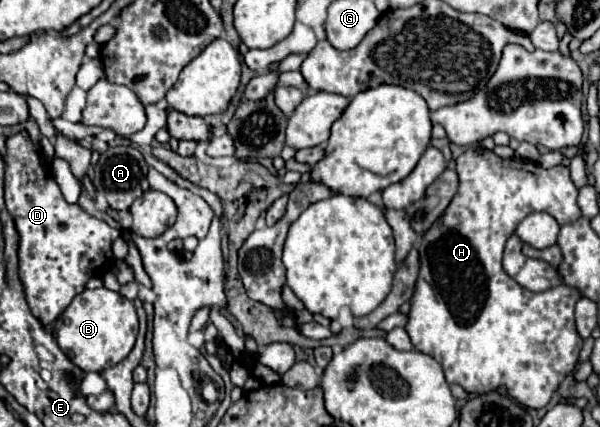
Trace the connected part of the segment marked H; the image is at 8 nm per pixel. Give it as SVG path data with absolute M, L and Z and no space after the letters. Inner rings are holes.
M471 148L471 150L463 152L457 158L457 176L459 176L459 188L457 188L457 194L453 196L453 202L443 212L439 224L435 224L435 228L431 228L431 232L427 232L421 238L421 248L419 248L419 254L421 254L419 288L417 288L417 292L413 296L413 306L409 310L409 322L407 322L405 330L407 330L407 334L409 334L409 338L411 338L413 346L415 346L415 350L419 350L423 354L429 354L435 360L441 360L441 366L443 366L443 372L445 372L445 378L447 378L449 384L459 384L469 394L485 394L489 390L495 390L497 386L505 386L507 388L507 396L511 400L515 400L517 404L521 404L525 408L533 408L533 410L545 408L549 404L549 400L553 398L553 394L557 392L559 384L575 370L575 364L577 364L577 358L579 358L579 350L583 346L583 340L579 338L579 334L575 330L575 320L573 320L573 308L575 308L575 302L581 298L581 294L575 292L575 288L569 288L569 286L557 286L557 288L551 288L547 292L529 292L527 288L519 286L503 270L503 266L501 266L501 252L505 248L507 238L515 232L517 224L521 220L525 220L523 216L529 216L533 212L545 210L547 214L555 216L555 220L559 224L569 224L569 222L579 220L581 218L581 208L577 204L577 188L575 188L575 184L569 178L569 168L567 166L555 166L555 168L545 170L545 168L539 168L537 164L533 164L533 162L523 162L519 158L511 158L511 160L497 158L487 148L483 148L481 152L477 152L477 148Z

